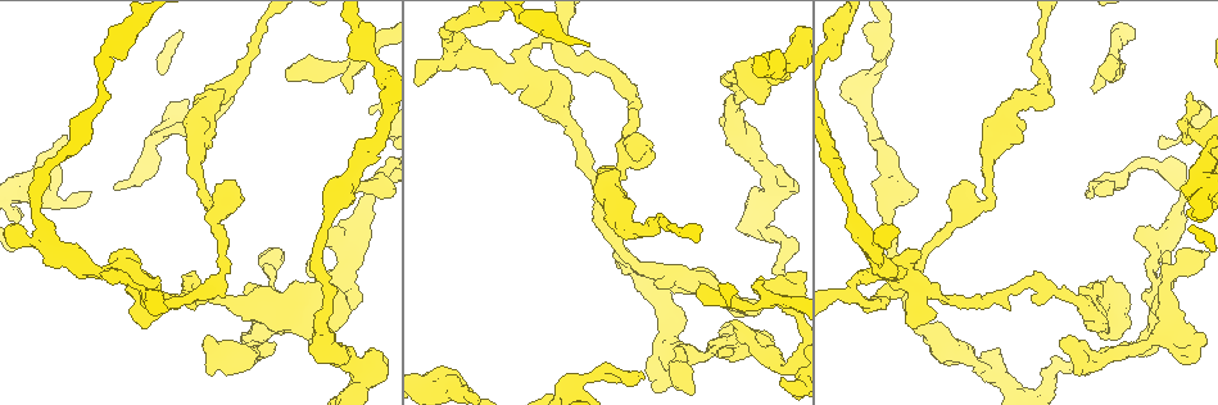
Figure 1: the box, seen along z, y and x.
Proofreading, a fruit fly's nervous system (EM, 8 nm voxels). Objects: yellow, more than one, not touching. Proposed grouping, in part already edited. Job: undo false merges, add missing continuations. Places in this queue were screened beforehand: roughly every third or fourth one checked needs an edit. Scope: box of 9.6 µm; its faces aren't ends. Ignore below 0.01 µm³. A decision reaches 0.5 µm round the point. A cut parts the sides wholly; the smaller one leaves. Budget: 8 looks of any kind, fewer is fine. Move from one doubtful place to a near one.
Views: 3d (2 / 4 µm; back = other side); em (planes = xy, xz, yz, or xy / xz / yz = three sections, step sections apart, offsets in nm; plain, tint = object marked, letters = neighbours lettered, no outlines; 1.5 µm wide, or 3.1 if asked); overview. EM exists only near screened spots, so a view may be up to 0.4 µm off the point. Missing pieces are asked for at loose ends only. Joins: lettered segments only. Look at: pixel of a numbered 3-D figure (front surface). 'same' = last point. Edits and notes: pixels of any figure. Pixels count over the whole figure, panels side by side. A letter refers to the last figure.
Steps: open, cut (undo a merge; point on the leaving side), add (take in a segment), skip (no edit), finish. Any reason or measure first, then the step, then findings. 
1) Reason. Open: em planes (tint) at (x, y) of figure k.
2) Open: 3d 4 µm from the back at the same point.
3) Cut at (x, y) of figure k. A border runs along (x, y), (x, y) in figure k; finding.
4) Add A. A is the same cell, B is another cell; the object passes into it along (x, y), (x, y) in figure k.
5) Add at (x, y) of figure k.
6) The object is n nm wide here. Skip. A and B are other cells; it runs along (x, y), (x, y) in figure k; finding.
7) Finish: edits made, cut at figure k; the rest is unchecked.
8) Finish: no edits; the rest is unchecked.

An open end. Open: 3d 4 µm at (760, 278) of figure 1.

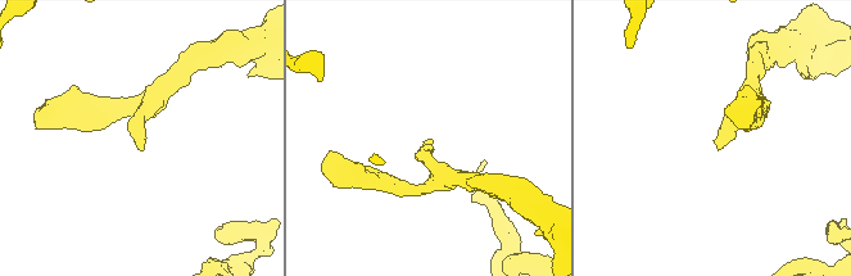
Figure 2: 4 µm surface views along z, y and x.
Need the tissue. Open: em planes (letters) at (718, 150) of figure 2.

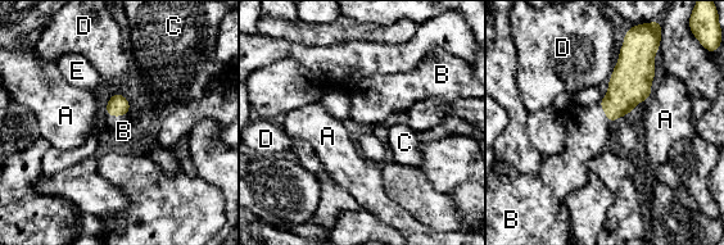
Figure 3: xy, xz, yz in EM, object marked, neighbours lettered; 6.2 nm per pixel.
The object is 140 nm wide here. Add B. B is the same cell, A, C, D and E are other cells; the object passes into it along (117, 105), (117, 116), (123, 131) in figure 3; the cell continues.

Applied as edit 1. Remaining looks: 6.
Open: overview.

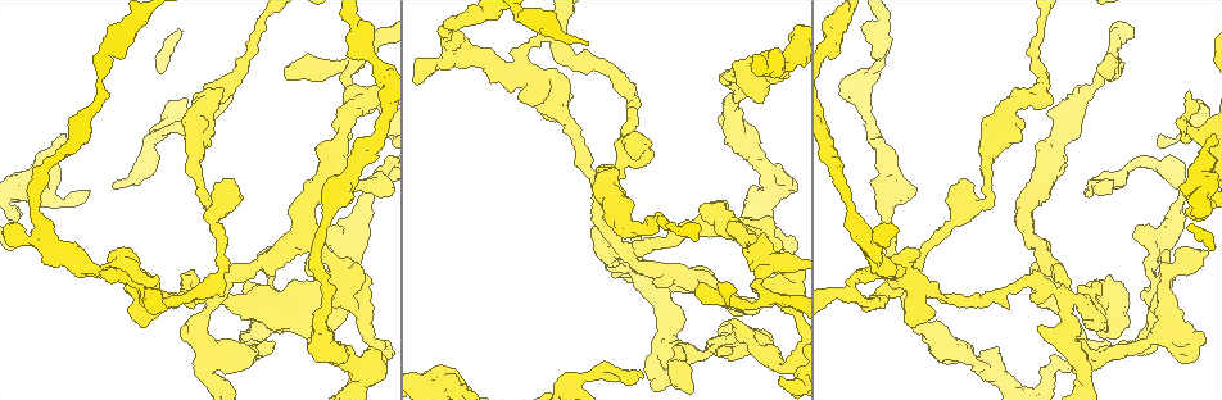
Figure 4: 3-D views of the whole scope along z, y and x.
Free end. Open: 3d 2 µm at (735, 321) of figure 4.

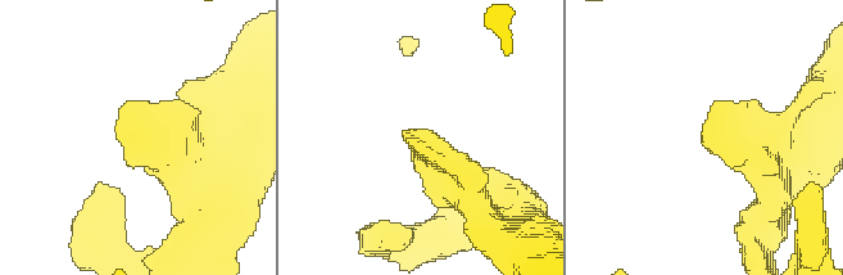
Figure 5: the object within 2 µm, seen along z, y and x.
Open: em planes (letters) at (716, 102) of figure 5.

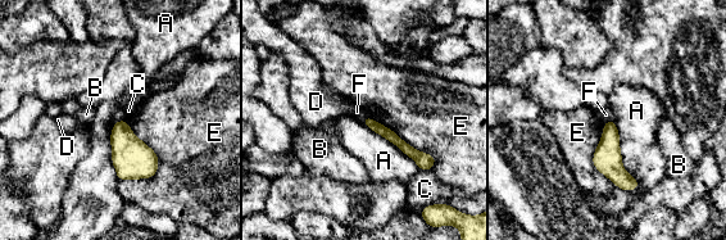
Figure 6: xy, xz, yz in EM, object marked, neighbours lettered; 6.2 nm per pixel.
Skip. A, B, C, D, E and F are other cells; it runs along (367, 121), (423, 161), (430, 161) in figure 6; no lettered segment goes on from it.

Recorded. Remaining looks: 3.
Finish: edits made, add at figure 3; the rest is unchecked.

